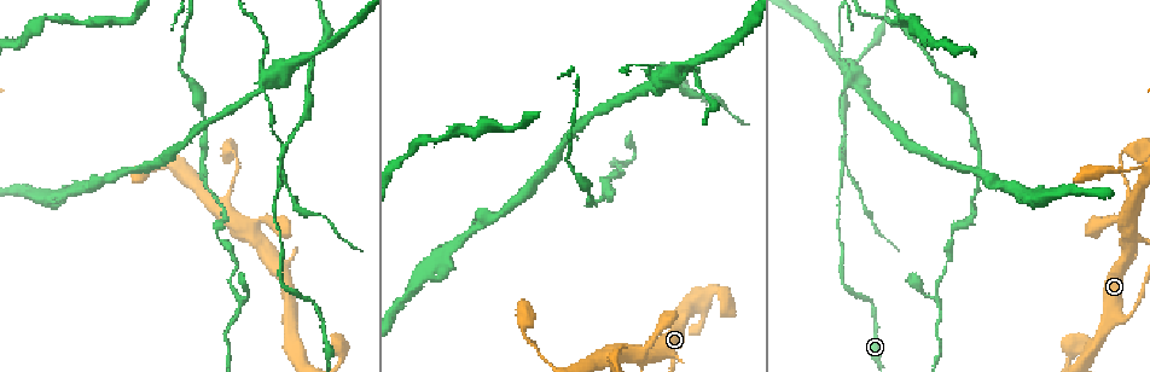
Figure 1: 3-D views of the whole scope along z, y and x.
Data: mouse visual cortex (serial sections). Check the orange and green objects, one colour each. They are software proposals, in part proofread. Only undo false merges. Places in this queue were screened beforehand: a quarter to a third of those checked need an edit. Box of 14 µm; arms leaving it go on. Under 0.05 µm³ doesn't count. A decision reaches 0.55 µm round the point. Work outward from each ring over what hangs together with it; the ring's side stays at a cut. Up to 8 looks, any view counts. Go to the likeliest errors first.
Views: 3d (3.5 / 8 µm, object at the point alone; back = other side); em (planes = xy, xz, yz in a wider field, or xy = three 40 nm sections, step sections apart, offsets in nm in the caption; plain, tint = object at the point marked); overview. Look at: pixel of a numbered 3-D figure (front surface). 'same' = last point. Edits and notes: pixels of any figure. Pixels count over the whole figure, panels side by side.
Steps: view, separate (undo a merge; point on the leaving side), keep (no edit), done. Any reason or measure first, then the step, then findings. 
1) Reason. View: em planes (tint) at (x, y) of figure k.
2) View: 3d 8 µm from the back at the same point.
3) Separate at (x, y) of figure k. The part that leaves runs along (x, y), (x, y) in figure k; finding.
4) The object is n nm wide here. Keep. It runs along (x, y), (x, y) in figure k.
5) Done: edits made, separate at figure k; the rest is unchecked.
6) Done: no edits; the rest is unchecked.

Thin arm on a thick one. View: 3d 3.5 µm at (288, 318) of figure 1.

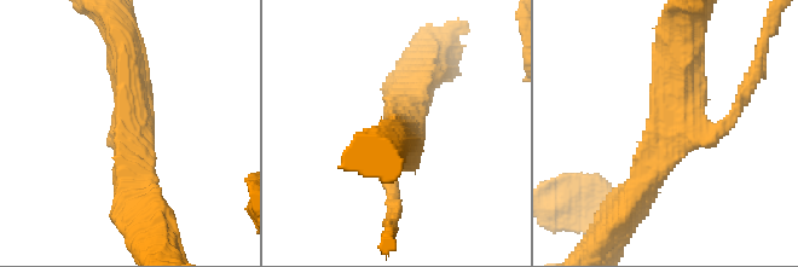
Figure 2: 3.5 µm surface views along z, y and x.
3 arms meet here; the arms are 200, 450, 500 nm wide. View: em xy step 3 (tint) at (677, 128) of figure 2.

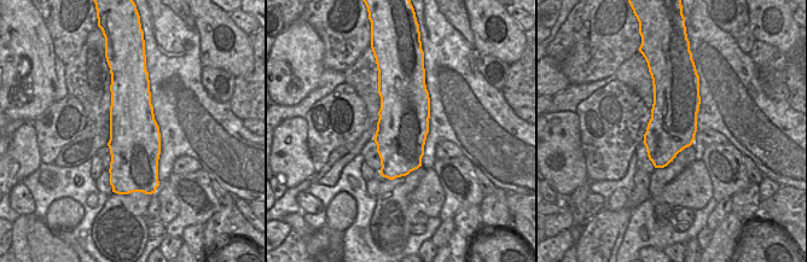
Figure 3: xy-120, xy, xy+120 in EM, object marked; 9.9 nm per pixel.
View: em xy step 2 (tint) at the same point.

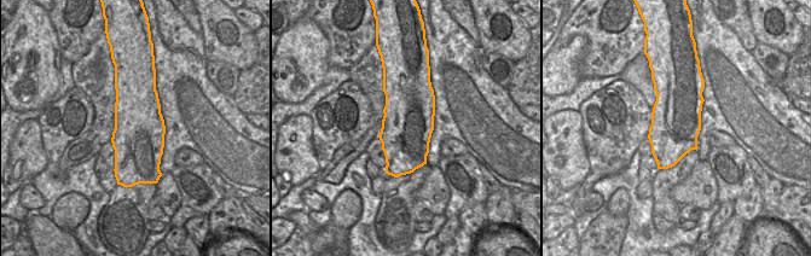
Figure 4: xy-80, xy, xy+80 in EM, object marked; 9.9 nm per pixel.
Separate at (745, 97) of figure 2. The part that leaves runs along (697, 131), (730, 120), (764, 45) in figure 2; two cells meet here.

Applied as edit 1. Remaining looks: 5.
Thin neck. View: 3d 3.5 µm from the back at (274, 216) of figure 1.

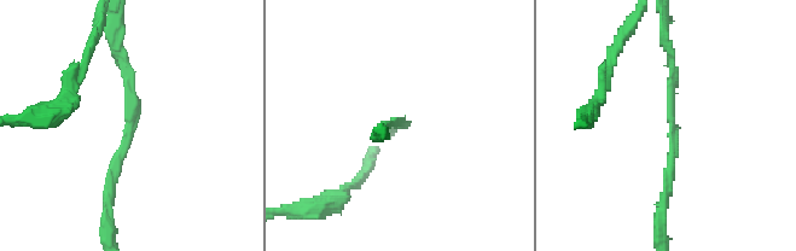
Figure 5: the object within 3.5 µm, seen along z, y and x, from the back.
Keep. It runs along (108, 193), (131, 134), (115, 41) in figure 5; continuous, no second cell.

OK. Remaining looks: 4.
Three-way junction. View: 3d 8 µm at (844, 144) of figure 1.

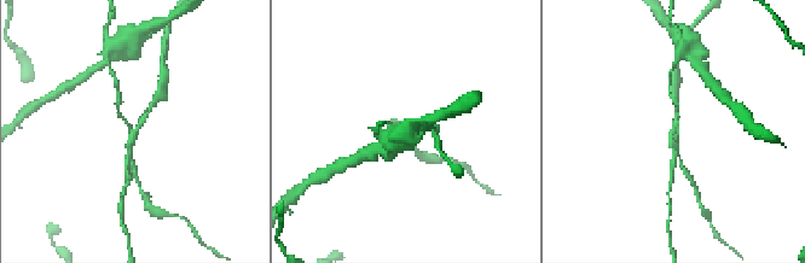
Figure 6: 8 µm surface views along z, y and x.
3 arms meet here; the arms are 100, 150, 150 nm wide; need the tissue. View: em xy step 2 (tint) at (674, 130) of figure 6.

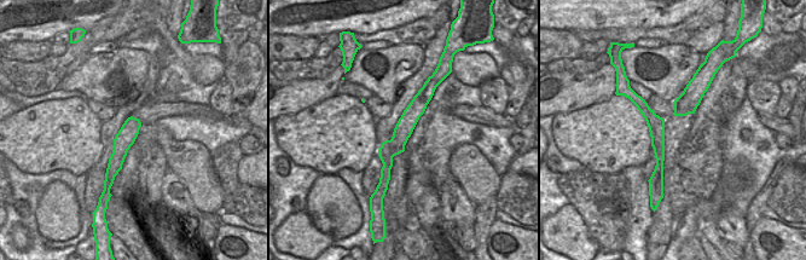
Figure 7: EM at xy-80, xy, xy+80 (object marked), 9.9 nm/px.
Separate at (685, 171) of figure 6. A second cell is stuck on.

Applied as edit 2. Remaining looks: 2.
Done: edits made, separate at figure 2, separate at figure 6; the rest is unchecked.

